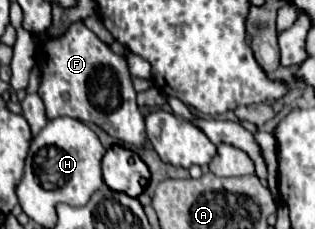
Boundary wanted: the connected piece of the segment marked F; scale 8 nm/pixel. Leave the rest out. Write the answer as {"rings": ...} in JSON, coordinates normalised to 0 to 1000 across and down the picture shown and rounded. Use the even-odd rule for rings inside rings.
{"rings":[[[257,87],[232,96],[219,131],[184,166],[143,166],[124,210],[130,376],[124,419],[143,454],[149,515],[225,507],[263,533],[314,541],[359,603],[454,638],[460,533],[429,445],[429,393],[410,323],[403,262],[371,245],[340,192],[327,192]]]}

